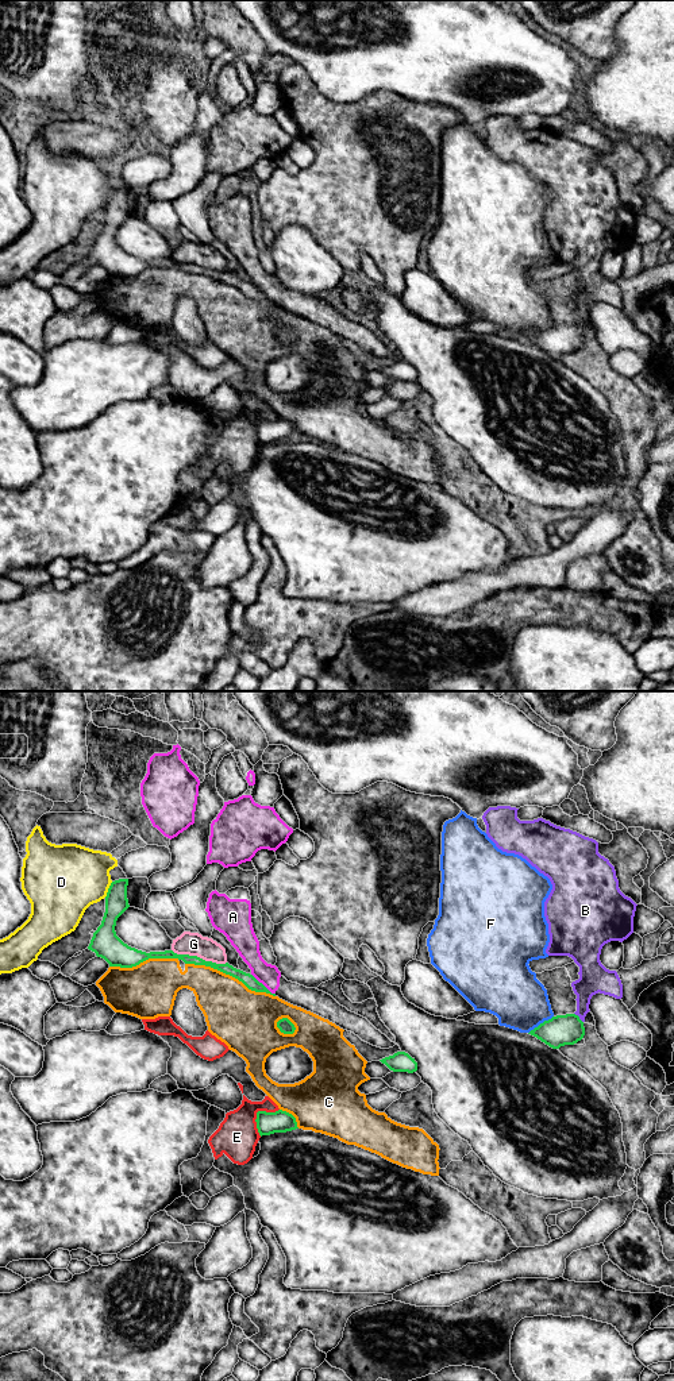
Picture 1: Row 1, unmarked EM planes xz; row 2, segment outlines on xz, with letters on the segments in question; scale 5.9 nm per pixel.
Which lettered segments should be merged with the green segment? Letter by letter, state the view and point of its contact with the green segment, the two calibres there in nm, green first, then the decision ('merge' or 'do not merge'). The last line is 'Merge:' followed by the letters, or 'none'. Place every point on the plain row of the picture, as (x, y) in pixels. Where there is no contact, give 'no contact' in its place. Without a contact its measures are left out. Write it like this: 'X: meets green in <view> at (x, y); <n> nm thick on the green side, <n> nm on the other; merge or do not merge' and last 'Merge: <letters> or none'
A: meets green in xz at (262, 293); 80 nm thick on the green side, 140 nm on the other; do not merge
B: meets green in xz at (578, 327); 180 nm thick on the green side, 170 nm on the other; do not merge
C: meets green in xz at (230, 284); 80 nm thick on the green side, 360 nm on the other; do not merge
D: meets green in xz at (108, 199); 140 nm thick on the green side, 400 nm on the other; do not merge
E: meets green in xz at (257, 423); 130 nm thick on the green side, 240 nm on the other; do not merge
F: meets green in xz at (540, 332); 180 nm thick on the green side, 340 nm on the other; do not merge
G: meets green in xz at (199, 266); 70 nm thick on the green side, 140 nm on the other; do not merge
Merge: none

